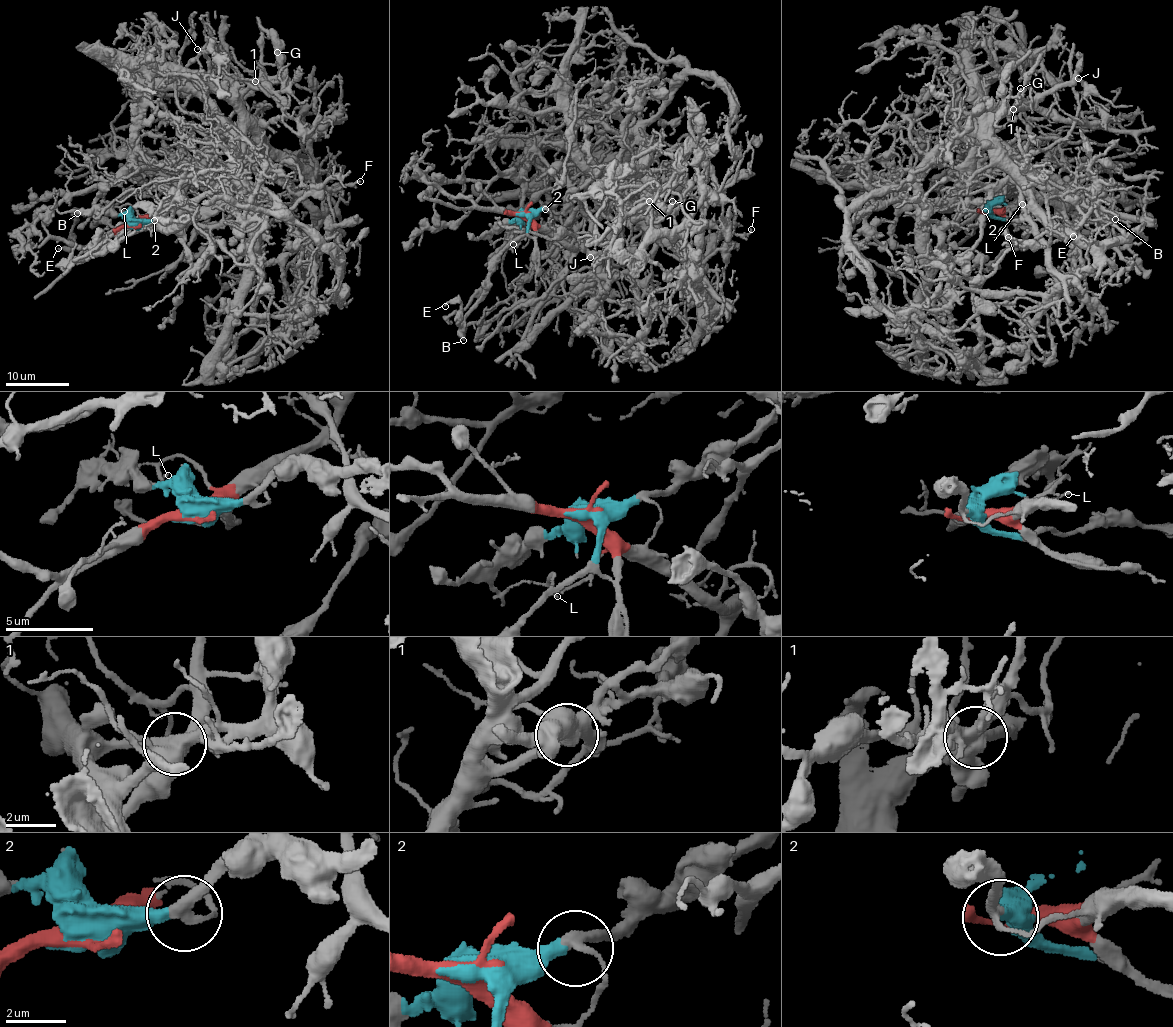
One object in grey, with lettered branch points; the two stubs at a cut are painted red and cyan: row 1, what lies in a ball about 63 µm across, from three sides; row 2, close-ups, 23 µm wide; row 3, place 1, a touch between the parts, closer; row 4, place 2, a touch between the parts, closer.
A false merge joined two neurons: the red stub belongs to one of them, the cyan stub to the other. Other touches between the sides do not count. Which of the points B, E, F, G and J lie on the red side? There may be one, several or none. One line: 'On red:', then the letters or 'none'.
On red: F, G

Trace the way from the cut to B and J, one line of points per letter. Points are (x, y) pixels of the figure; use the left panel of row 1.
B: (132, 225), (137, 229), (122, 224), (118, 228), (99, 215), (82, 212), (77, 216), (78, 213)
J: (132, 225), (166, 210), (206, 209), (233, 167), (239, 100), (227, 76), (227, 49), (222, 43), (197, 49)

